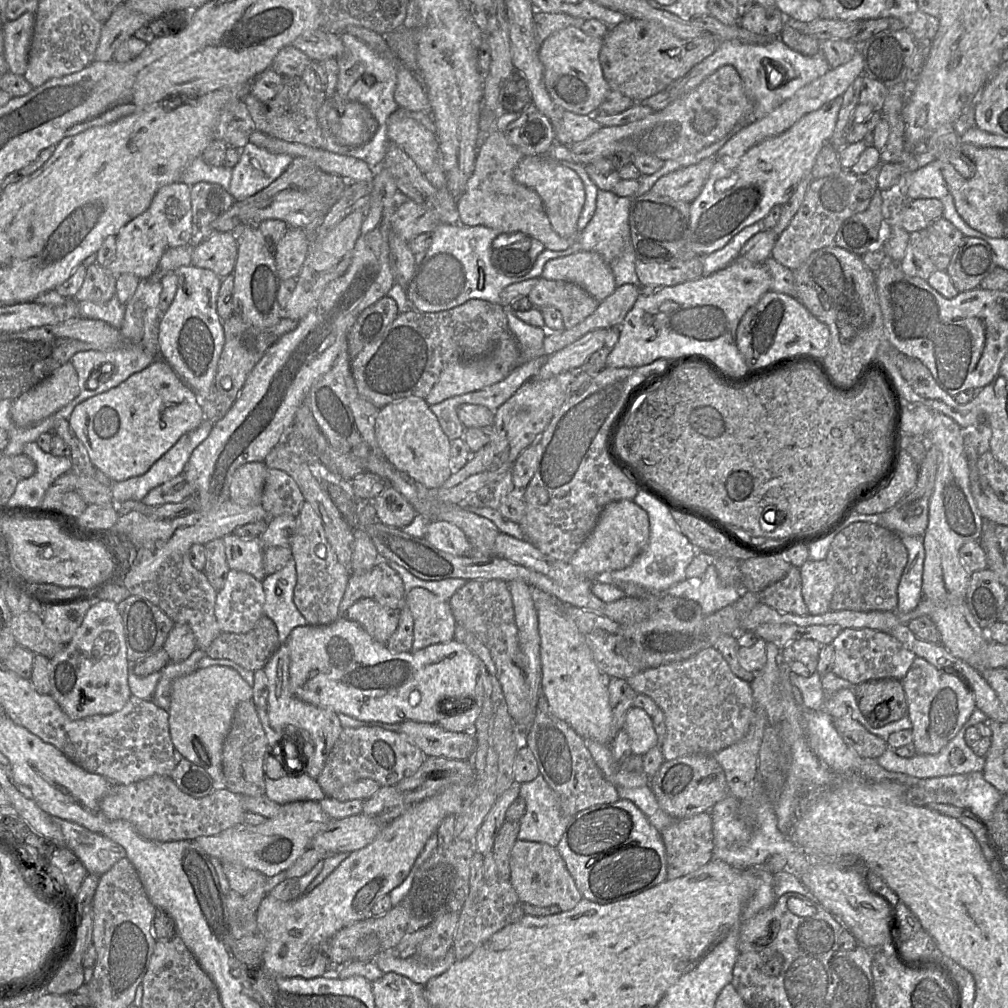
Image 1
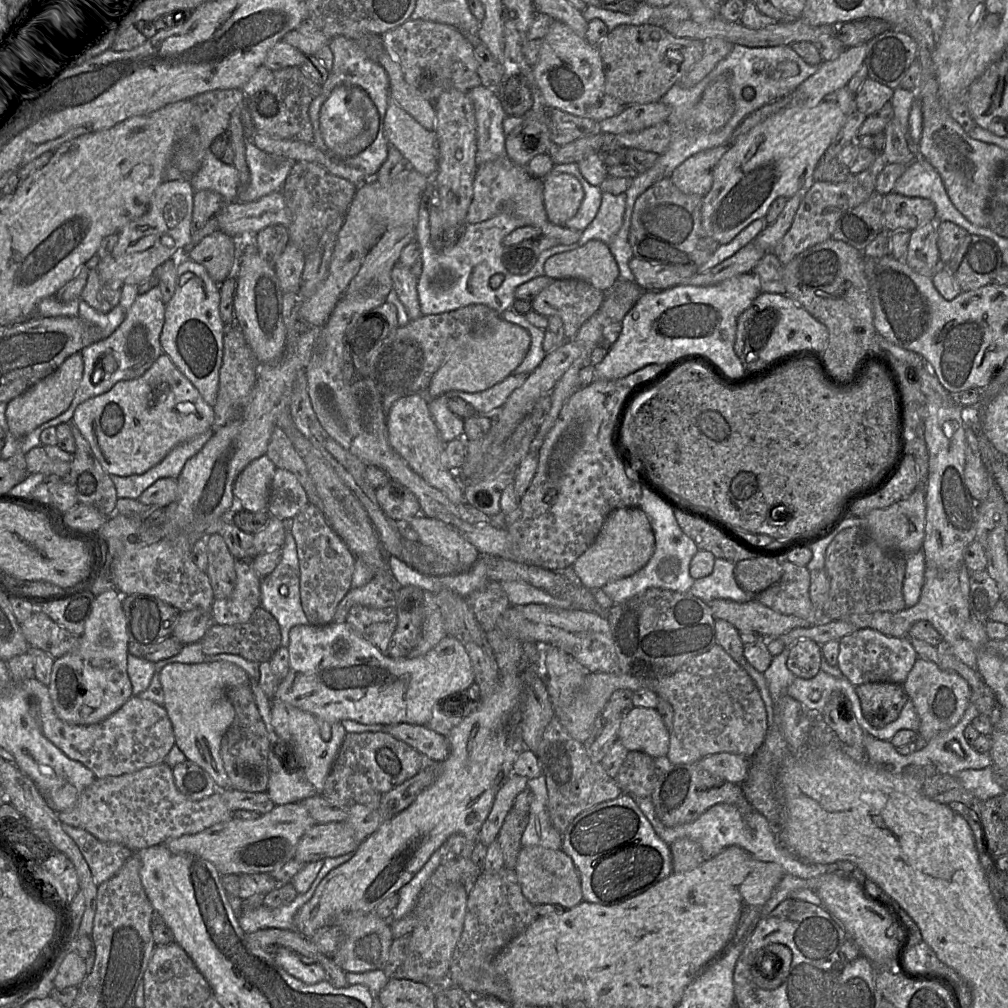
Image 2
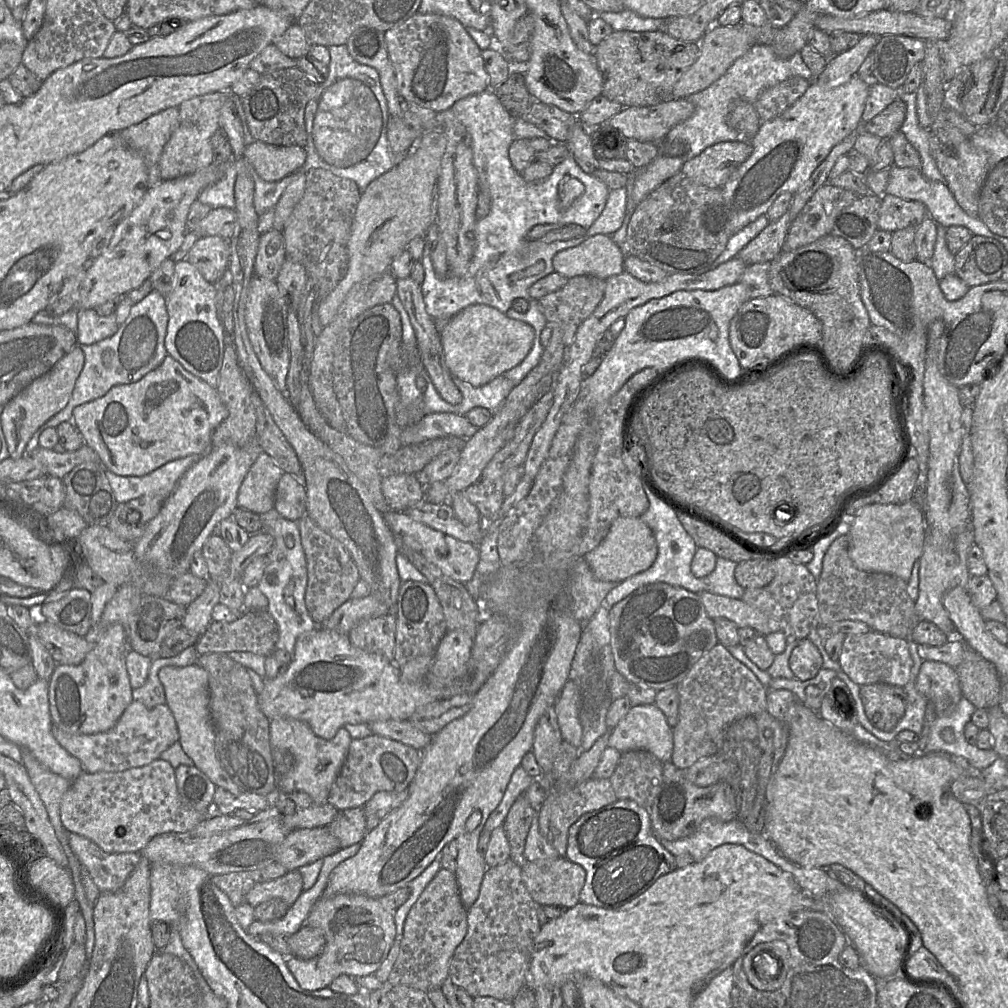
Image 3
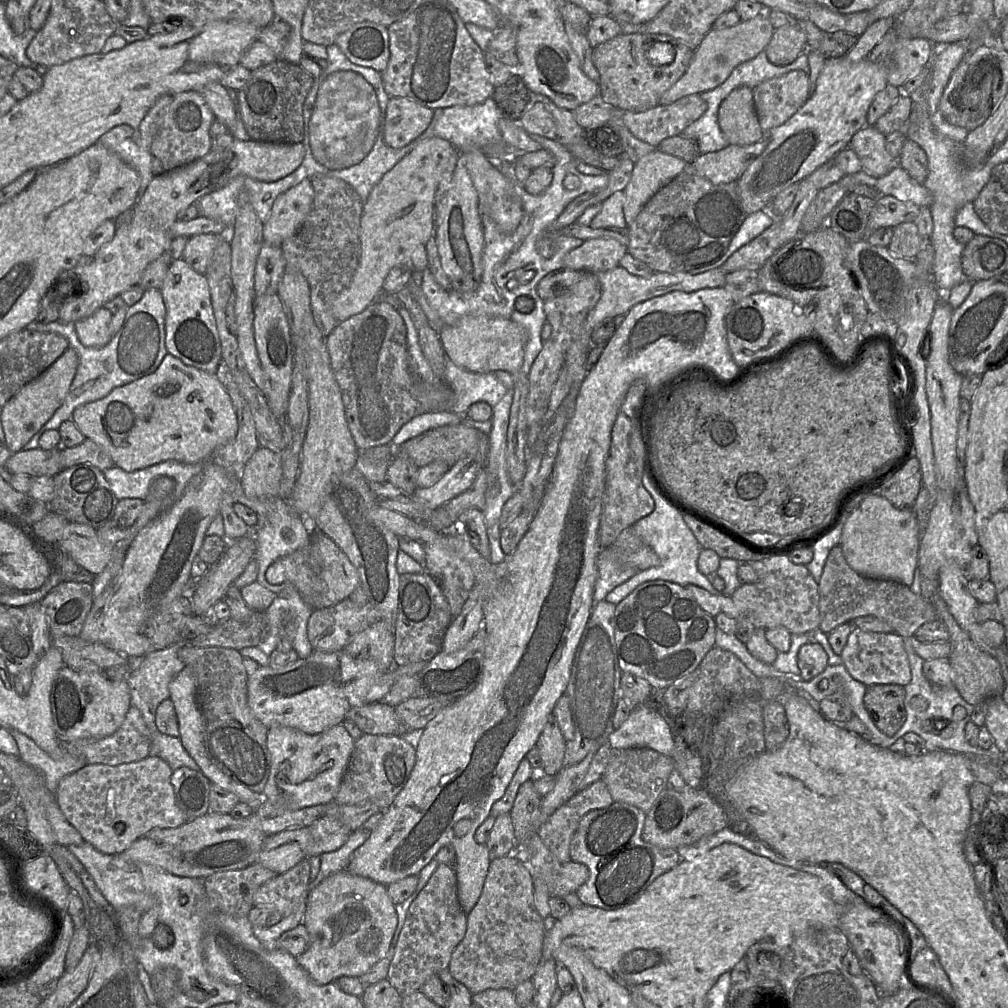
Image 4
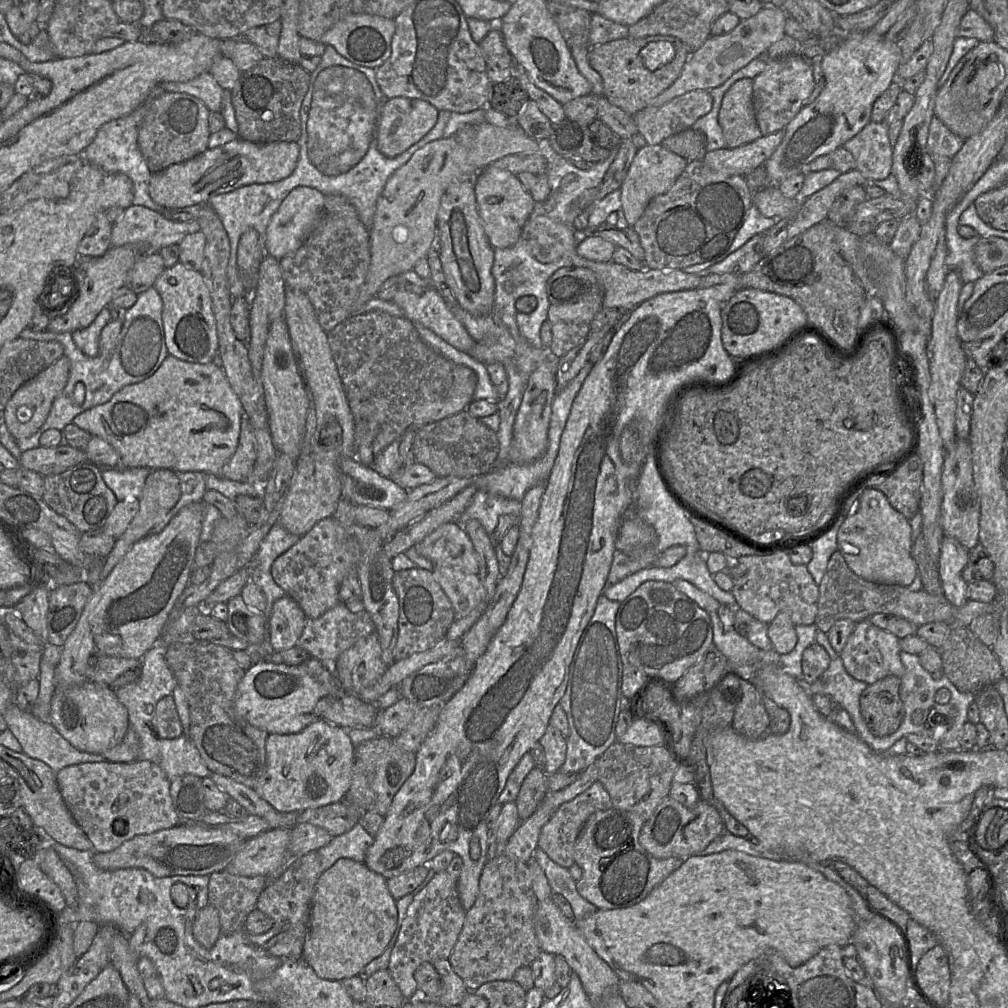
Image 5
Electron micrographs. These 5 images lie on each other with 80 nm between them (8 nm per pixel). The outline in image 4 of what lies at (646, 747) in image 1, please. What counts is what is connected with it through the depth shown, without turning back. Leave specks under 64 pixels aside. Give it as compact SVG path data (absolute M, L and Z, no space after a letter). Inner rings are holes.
M643 704L631 711L628 719L610 734L607 743L618 749L650 748L670 757L674 749L670 721L662 709Z

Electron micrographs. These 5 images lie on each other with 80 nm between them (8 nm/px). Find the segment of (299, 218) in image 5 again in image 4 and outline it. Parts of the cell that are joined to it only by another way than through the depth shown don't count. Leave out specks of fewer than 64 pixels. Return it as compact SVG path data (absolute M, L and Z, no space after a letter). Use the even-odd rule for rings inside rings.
M309 179L278 196L264 224L264 242L281 246L285 239L293 236L310 213L313 201L314 189Z

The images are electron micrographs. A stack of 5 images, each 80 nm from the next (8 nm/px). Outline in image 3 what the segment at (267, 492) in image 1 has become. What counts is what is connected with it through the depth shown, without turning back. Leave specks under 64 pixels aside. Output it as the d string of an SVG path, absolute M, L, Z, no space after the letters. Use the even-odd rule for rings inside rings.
M284 472L280 478L275 491L274 508L281 516L293 521L298 521L306 514L306 488L293 474Z

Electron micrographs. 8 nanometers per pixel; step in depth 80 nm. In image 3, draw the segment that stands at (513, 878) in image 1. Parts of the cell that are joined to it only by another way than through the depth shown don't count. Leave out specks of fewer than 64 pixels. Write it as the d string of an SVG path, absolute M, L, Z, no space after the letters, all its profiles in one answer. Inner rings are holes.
M561 856L524 860L520 865L523 882L537 905L572 908L580 902L580 892L586 879L586 871L580 865Z

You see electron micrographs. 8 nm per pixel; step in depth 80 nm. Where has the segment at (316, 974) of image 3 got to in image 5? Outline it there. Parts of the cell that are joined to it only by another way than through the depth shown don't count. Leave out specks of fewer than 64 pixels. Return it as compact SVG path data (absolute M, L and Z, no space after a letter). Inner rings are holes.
M341 858L324 871L316 882L301 960L326 980L342 981L357 976L368 963L384 952L393 936L397 920L396 900L388 889L387 879L370 870L363 862Z

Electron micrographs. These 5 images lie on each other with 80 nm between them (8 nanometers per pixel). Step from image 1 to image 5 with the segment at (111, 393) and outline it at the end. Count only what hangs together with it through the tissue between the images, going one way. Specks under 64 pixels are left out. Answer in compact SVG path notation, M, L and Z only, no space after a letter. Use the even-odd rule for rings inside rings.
M168 355L156 372L145 380L125 386L112 398L78 414L73 424L109 442L126 468L168 468L181 472L222 475L225 463L234 455L240 438L244 408L218 361L201 364Z

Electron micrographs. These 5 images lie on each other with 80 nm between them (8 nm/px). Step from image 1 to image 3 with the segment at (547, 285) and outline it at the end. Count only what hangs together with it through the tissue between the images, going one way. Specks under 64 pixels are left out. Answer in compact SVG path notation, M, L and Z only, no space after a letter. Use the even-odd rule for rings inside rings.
M591 275L575 276L558 291L538 300L547 323L561 328L565 347L571 345L579 326L600 304L605 288L606 280Z

